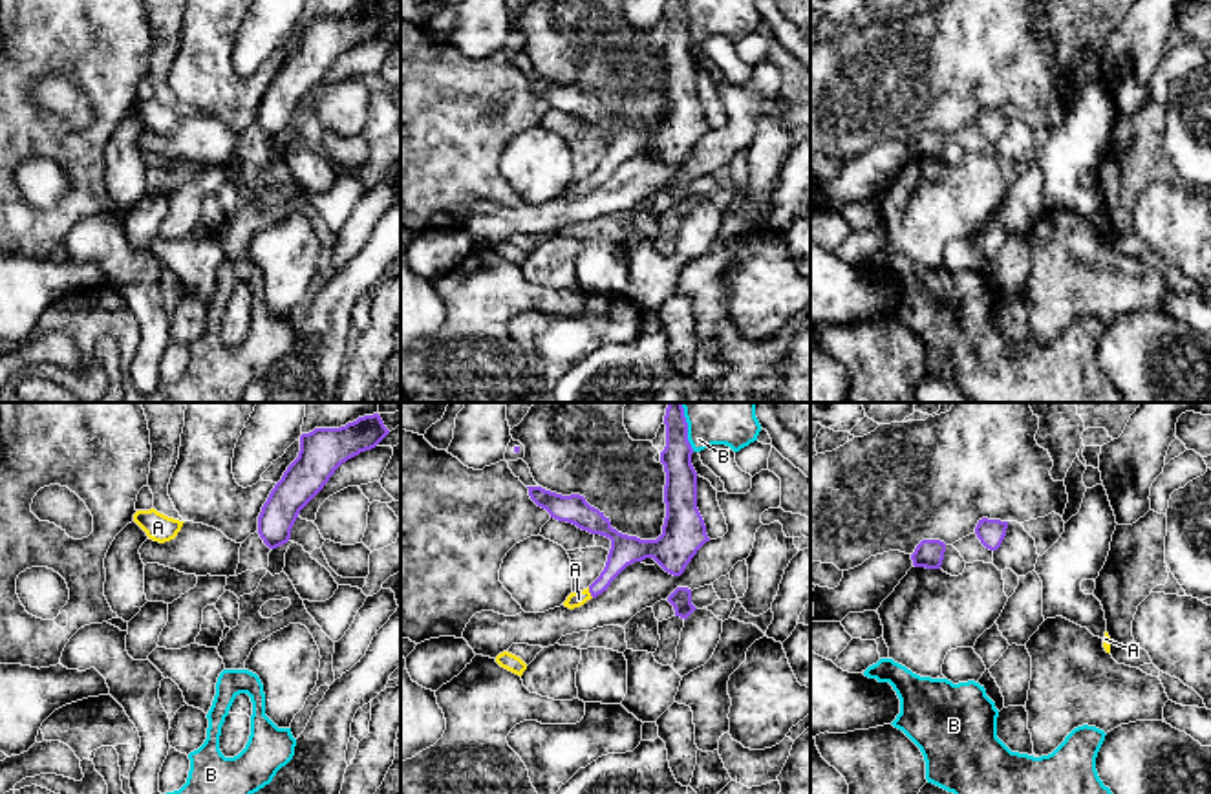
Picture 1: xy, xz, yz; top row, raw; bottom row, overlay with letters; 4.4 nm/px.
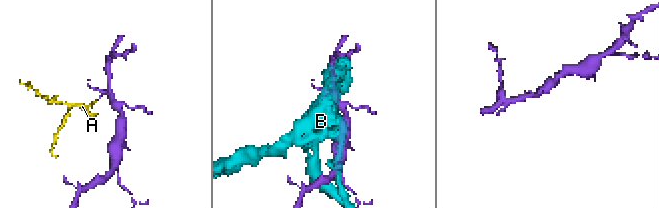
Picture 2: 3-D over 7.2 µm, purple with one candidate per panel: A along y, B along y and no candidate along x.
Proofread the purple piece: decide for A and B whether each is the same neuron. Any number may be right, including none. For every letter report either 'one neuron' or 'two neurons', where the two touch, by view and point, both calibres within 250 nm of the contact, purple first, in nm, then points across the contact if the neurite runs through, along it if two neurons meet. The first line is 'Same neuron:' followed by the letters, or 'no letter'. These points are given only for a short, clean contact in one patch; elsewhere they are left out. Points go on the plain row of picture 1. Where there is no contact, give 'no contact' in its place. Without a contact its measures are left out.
Same neuron: A
A: one neuron; meets purple in xz at (589, 182); 130 nm thick on the purple side, 70 nm on the other; runs through xz (624, 139), (611, 161), (589, 182), (578, 189)
B: two neurons; meets purple in xz at (686, 21); 140 nm thick on the purple side, 170 nm on the other

